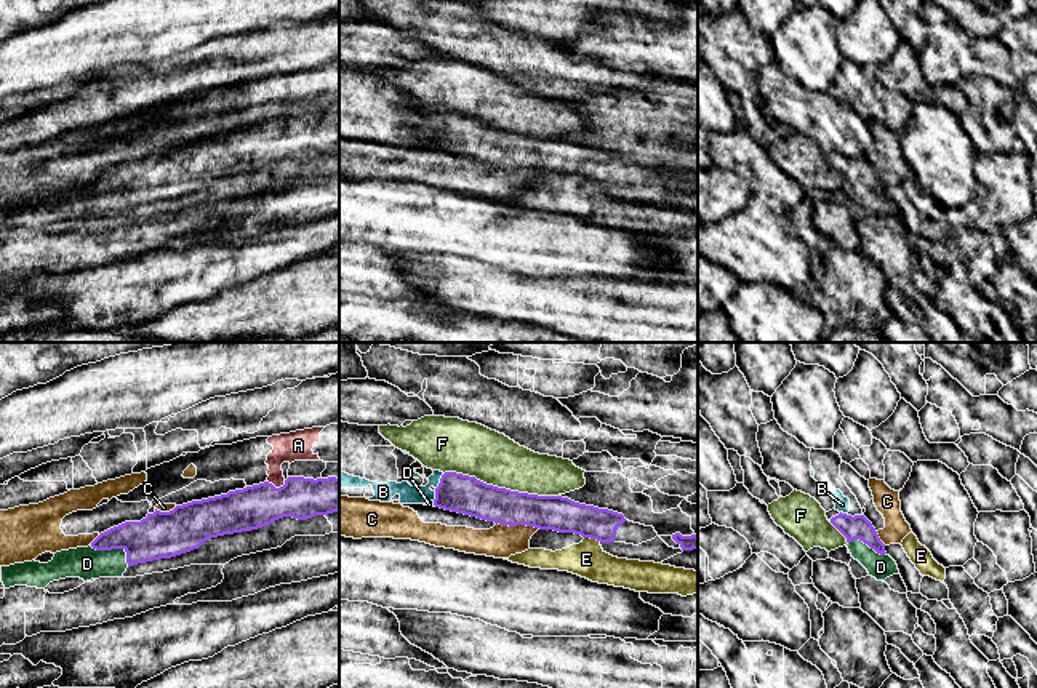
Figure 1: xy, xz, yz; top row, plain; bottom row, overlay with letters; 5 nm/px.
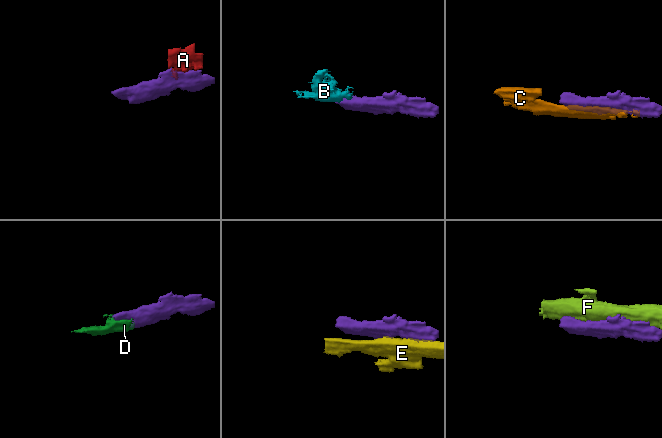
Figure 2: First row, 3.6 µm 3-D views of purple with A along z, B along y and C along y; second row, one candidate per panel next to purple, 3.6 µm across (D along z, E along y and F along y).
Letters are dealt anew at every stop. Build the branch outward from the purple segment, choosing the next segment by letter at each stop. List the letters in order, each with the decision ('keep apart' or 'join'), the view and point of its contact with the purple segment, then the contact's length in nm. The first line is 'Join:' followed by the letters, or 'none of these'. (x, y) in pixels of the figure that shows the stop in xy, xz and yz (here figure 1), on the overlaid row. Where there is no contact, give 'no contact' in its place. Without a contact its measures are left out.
Join: D
A: keep apart; contact xy (274, 487); length 110 nm
B: keep apart; contact xz (440, 482); length 90 nm
C: keep apart; contact xz (519, 524); length 220 nm
D: join; contact xy (114, 548); length 220 nm
E: keep apart; contact xz (592, 538); length 90 nm
F: keep apart; contact xz (501, 488); length 600 nm

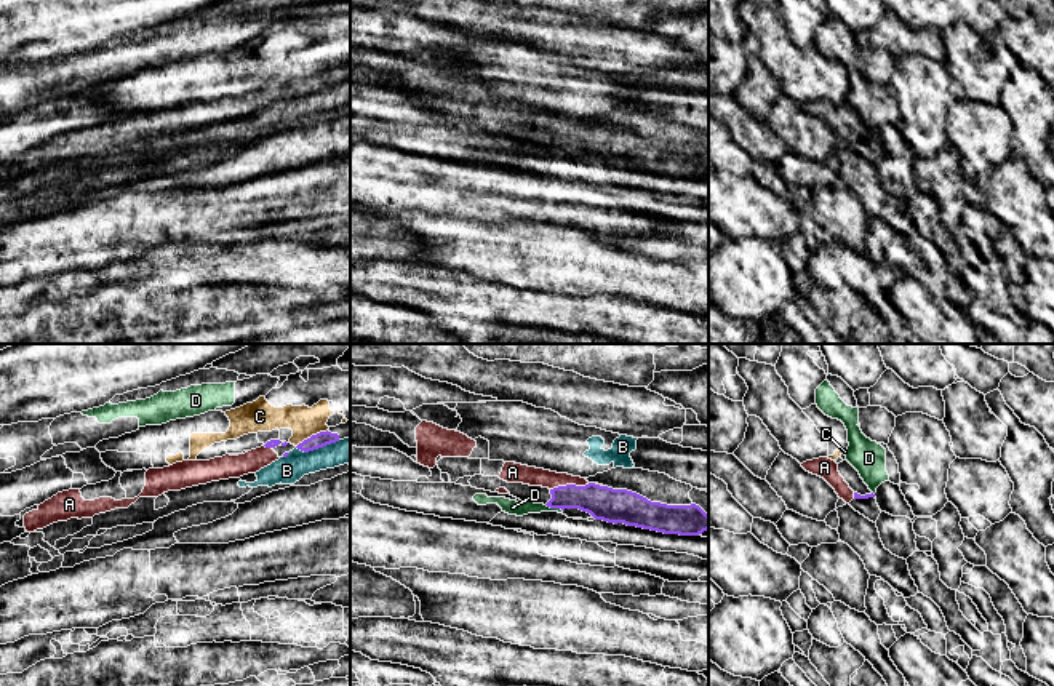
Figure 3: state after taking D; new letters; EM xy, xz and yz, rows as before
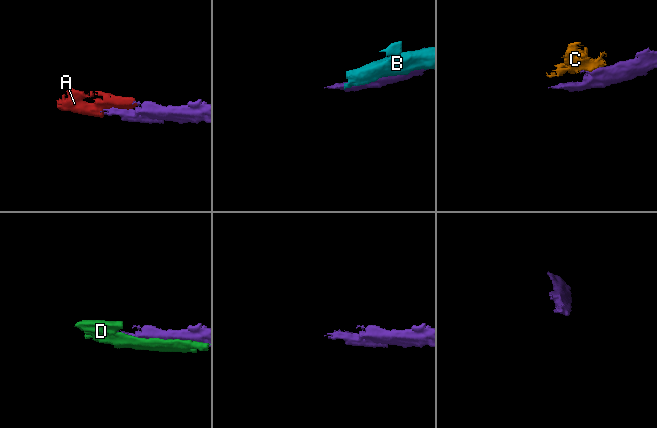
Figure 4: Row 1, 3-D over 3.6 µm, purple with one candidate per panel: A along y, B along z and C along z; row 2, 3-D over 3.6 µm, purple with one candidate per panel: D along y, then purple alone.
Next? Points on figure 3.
Join: A
A: join; contact xz (570, 485); length 200 nm
B: keep apart; contact xy (317, 448); length 220 nm
C: keep apart; contact xy (312, 435); length 180 nm
D: keep apart; contact xz (554, 507); length 90 nm

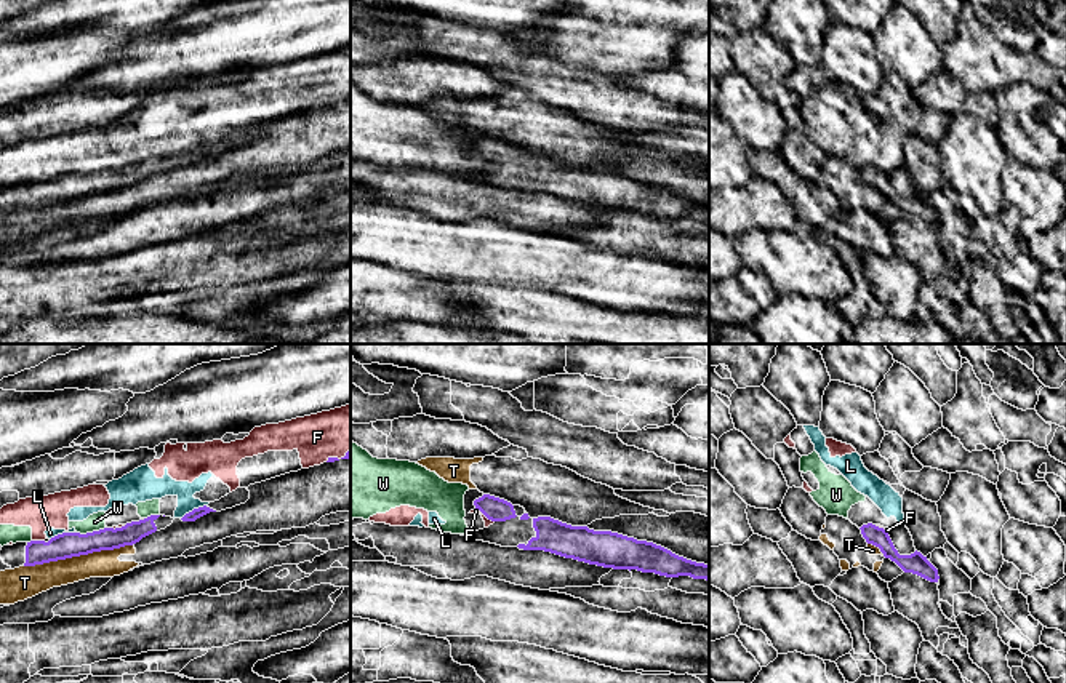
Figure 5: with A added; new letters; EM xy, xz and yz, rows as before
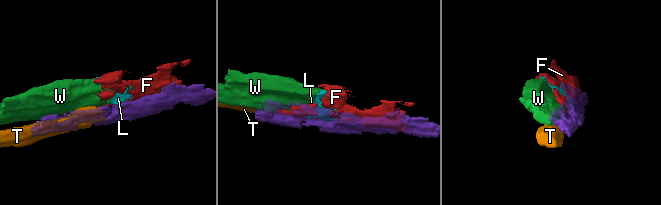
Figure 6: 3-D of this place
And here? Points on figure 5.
Join: none of these
F: keep apart; contact xy (39, 541); length 60 nm
L: keep apart; contact xy (63, 533); length 140 nm
T: keep apart; contact xy (77, 555); length 550 nm
W: keep apart; contact xy (93, 531); length 160 nm

